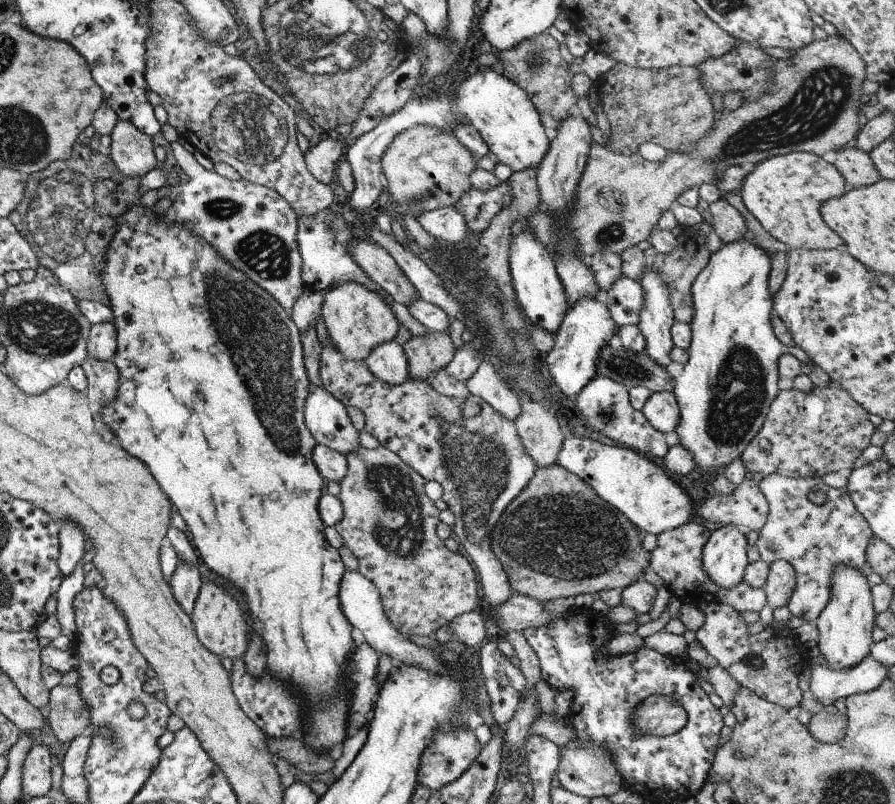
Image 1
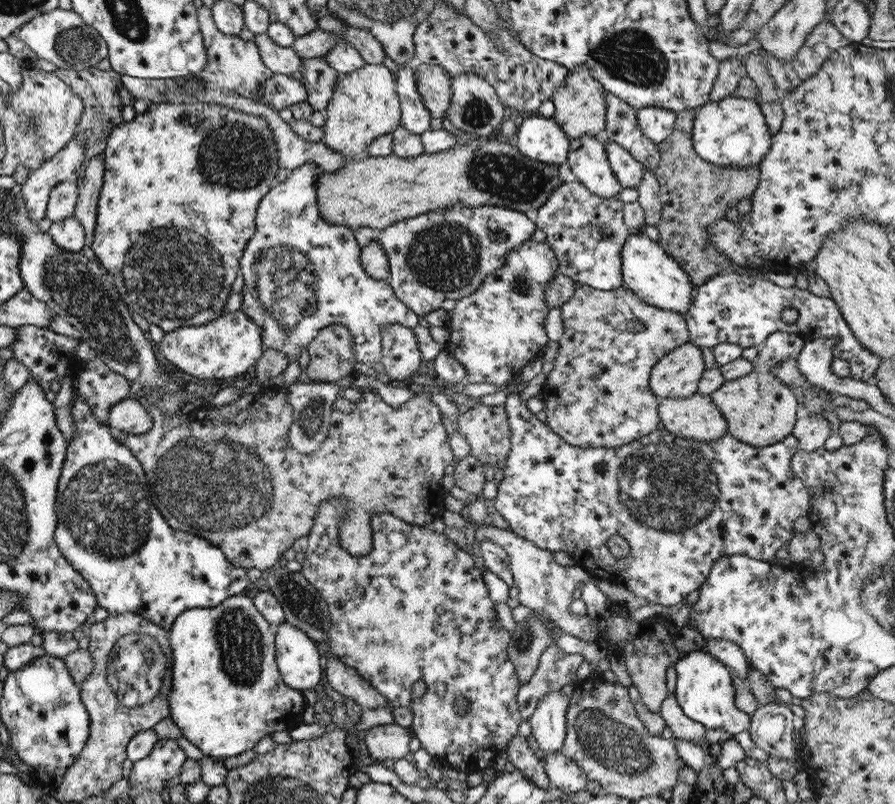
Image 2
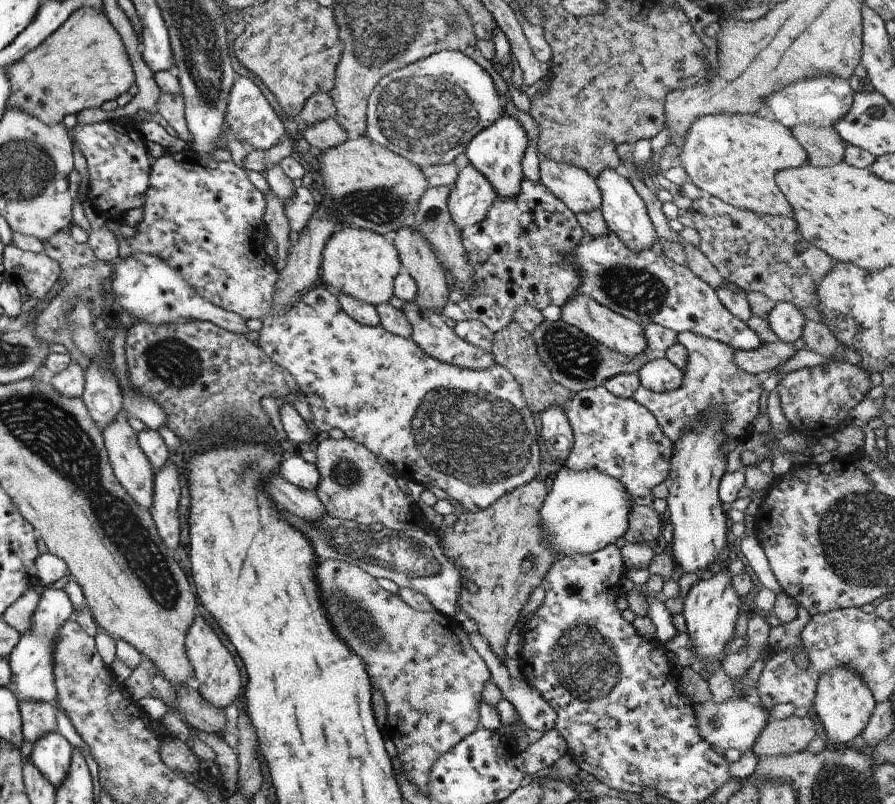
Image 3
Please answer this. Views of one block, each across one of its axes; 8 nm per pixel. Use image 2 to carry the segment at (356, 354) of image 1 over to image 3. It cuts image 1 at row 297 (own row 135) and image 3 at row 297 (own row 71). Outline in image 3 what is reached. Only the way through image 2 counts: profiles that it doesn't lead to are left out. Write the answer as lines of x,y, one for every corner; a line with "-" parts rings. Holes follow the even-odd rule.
345,227
329,236
321,250
319,279
328,290
347,294
371,306
387,304
392,296
393,278
401,270
395,247
376,232

